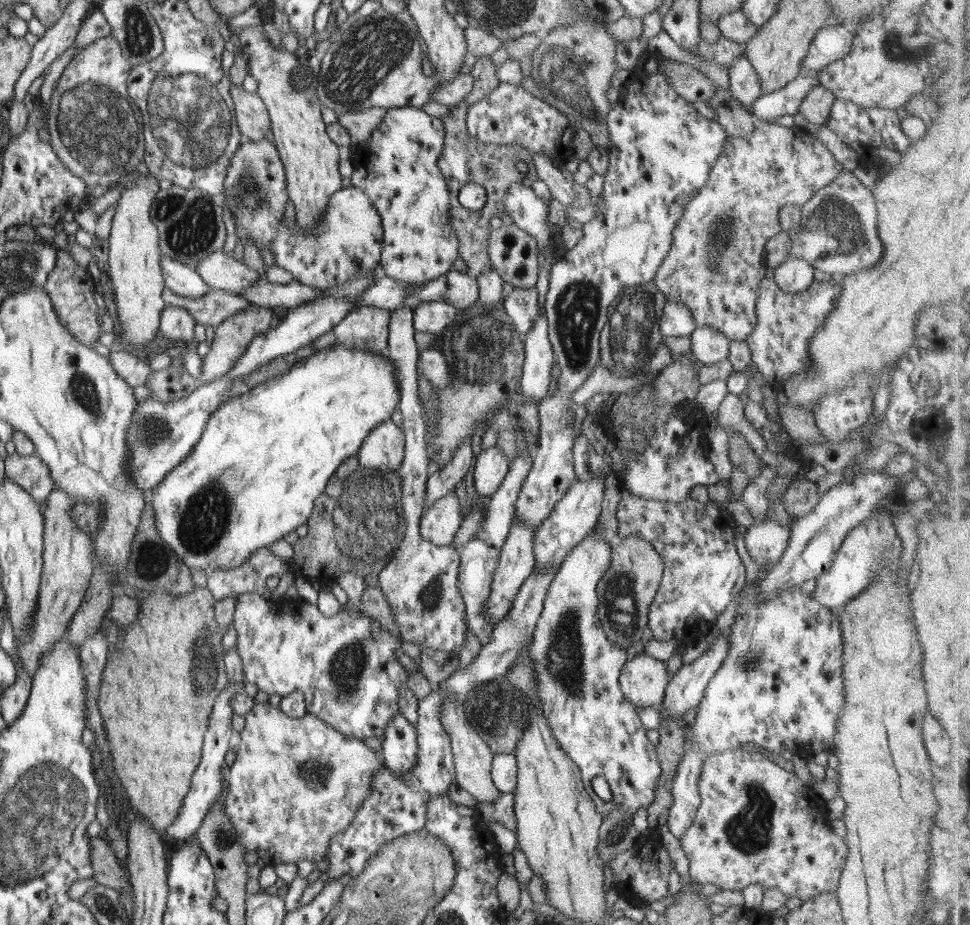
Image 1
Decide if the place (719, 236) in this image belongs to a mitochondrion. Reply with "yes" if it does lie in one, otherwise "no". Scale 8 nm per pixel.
yes

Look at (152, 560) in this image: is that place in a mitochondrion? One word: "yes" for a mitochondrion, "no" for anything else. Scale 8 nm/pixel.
yes

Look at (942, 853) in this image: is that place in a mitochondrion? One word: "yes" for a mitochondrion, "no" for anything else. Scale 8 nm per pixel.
no

